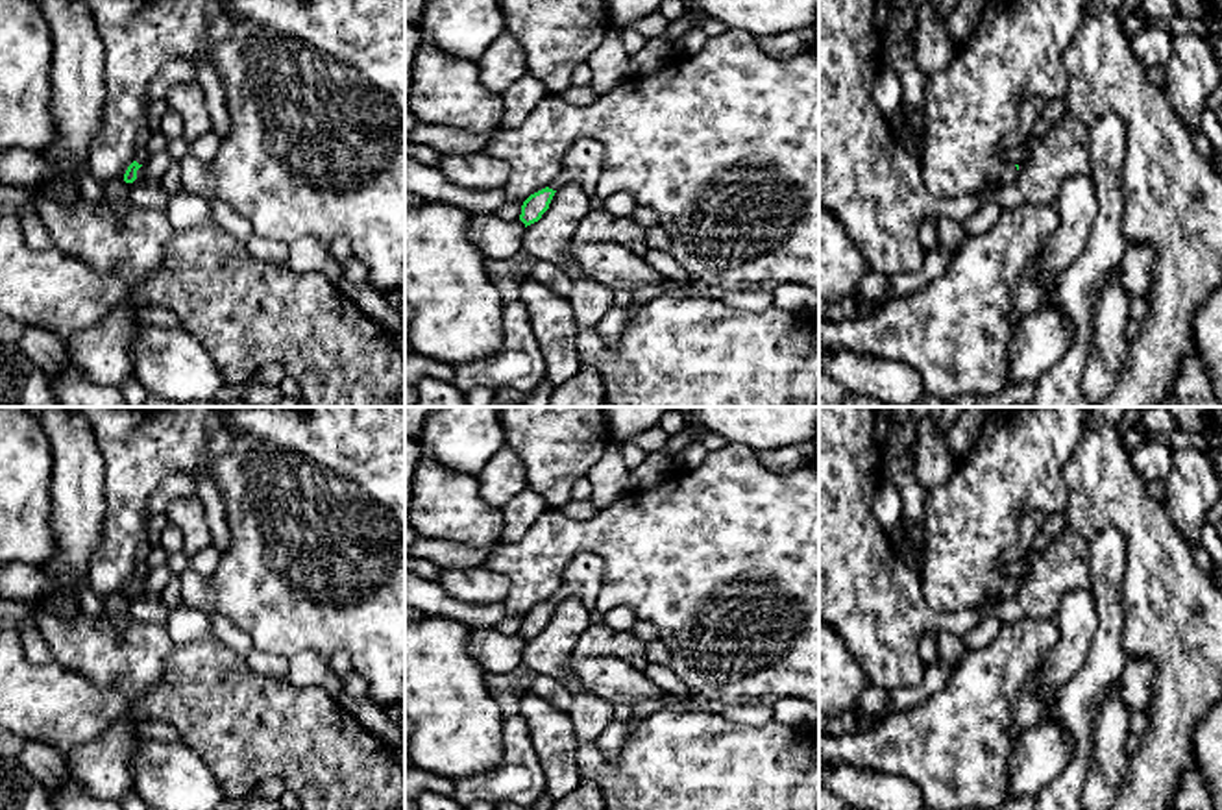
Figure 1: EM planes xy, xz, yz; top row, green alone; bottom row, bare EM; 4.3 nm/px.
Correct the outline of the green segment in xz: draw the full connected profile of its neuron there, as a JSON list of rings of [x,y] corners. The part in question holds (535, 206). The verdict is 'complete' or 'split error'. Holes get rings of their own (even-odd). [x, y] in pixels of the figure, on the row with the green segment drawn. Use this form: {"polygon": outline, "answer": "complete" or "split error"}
{"polygon": [[[590,137],[575,141],[562,159],[558,176],[545,189],[531,194],[523,202],[519,220],[525,227],[542,218],[555,192],[568,183],[577,183],[588,196],[595,194],[603,157],[605,148],[599,141]]], "answer": "split error"}

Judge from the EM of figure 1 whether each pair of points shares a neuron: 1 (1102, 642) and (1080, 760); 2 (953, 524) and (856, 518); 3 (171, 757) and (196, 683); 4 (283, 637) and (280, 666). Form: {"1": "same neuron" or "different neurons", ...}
{"1": "same neuron", "2": "different neurons", "3": "different neurons", "4": "different neurons"}

